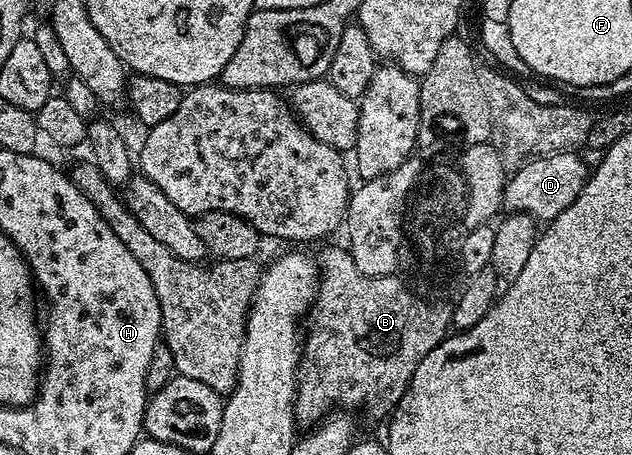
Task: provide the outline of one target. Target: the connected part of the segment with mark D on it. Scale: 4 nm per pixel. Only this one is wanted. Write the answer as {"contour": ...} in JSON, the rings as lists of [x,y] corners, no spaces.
{"contour":[[[572,151],[531,158],[522,162],[513,172],[505,184],[504,206],[510,207],[508,210],[513,213],[524,212],[534,221],[548,221],[559,217],[559,213],[563,213],[563,209],[567,209],[567,205],[571,205],[575,197],[579,197],[585,180],[591,174],[580,154]]]}

